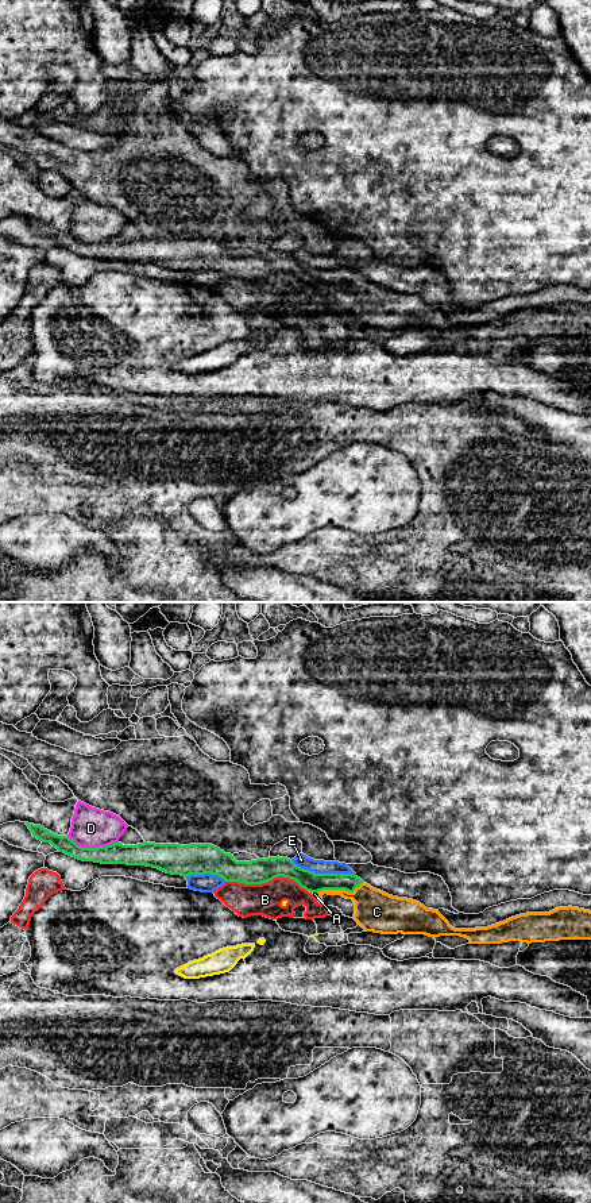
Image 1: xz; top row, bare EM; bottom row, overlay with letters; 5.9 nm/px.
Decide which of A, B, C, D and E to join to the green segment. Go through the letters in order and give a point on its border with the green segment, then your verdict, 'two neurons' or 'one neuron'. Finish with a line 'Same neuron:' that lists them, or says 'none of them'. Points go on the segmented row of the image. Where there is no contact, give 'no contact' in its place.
A: contact xz (312, 891); two neurons
B: contact xz (267, 880); two neurons
C: contact xz (339, 889); one neuron
D: contact xz (92, 848); two neurons
E: contact xz (323, 874); two neurons
Same neuron: C

